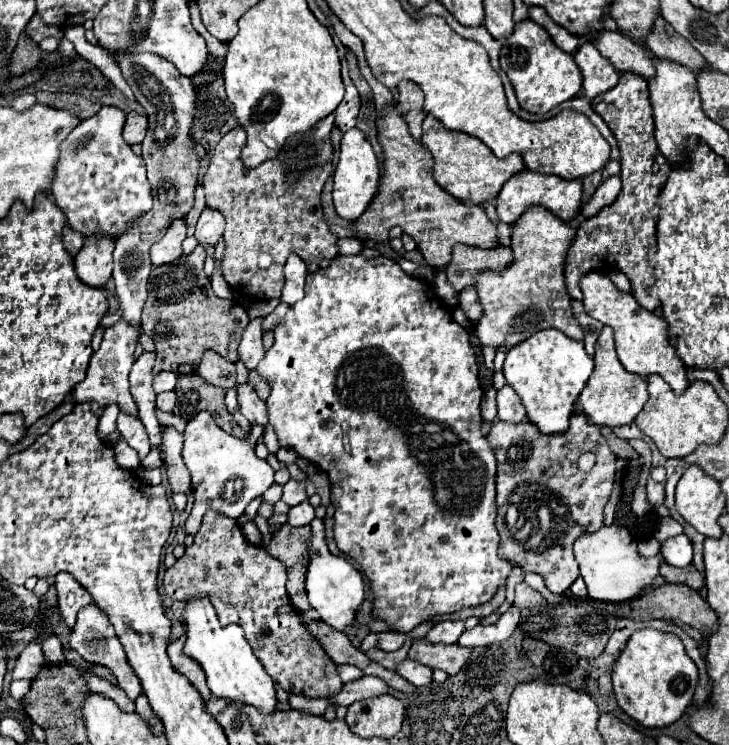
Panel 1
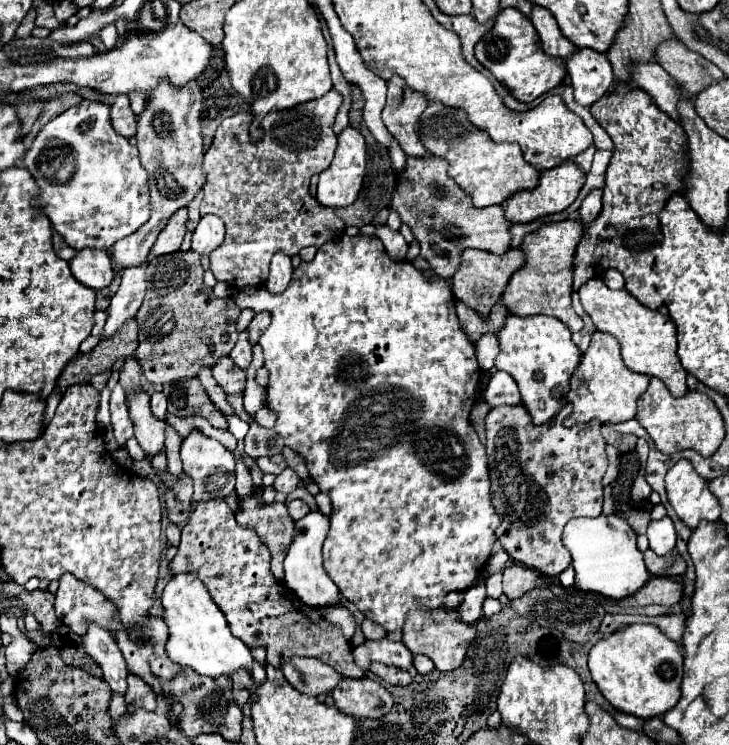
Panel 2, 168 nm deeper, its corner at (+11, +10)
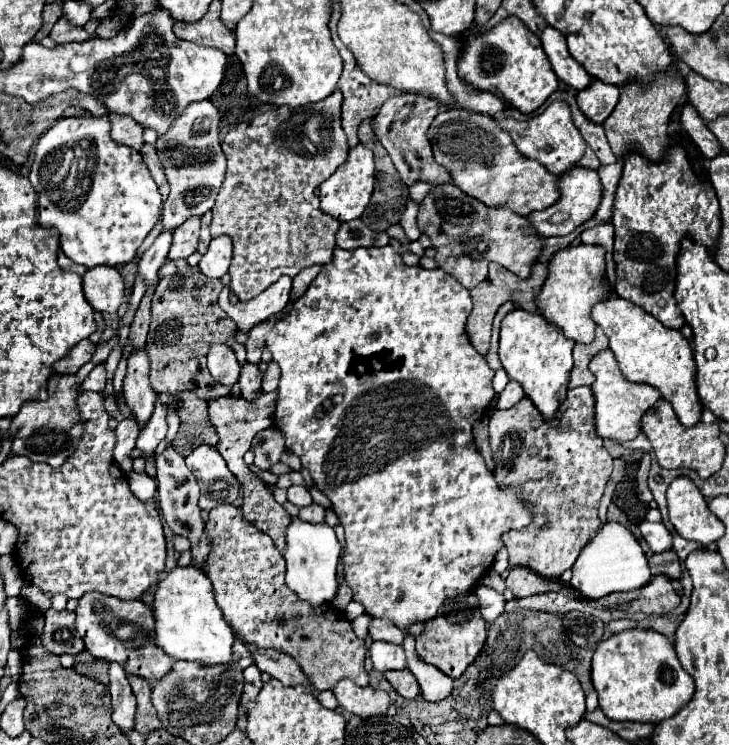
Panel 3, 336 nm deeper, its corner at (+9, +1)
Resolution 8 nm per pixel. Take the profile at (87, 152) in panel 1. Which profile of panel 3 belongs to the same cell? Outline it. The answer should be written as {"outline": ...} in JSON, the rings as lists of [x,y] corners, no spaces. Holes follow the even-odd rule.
{"outline":[[[70,117],[54,123],[36,145],[30,183],[38,193],[38,221],[42,227],[56,227],[60,231],[60,247],[74,261],[84,267],[120,267],[136,257],[138,247],[158,221],[160,193],[142,159],[142,155],[128,145],[120,145],[110,137],[108,117]]]}

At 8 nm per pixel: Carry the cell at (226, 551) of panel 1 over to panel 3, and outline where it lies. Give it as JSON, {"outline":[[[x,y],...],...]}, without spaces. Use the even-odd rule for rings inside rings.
{"outline":[[[218,505],[210,511],[210,519],[206,523],[206,535],[212,539],[212,553],[206,561],[206,575],[214,585],[214,597],[218,607],[222,609],[226,621],[236,631],[238,639],[246,643],[254,643],[262,649],[274,647],[288,655],[292,655],[302,671],[306,673],[310,685],[316,691],[334,689],[340,679],[352,679],[356,685],[368,685],[368,671],[364,669],[366,659],[366,643],[356,637],[352,623],[344,612],[337,610],[331,603],[324,603],[318,607],[310,607],[310,603],[302,603],[284,583],[284,569],[282,569],[282,555],[274,547],[274,541],[258,531],[254,523],[246,521],[240,507],[234,505]]]}

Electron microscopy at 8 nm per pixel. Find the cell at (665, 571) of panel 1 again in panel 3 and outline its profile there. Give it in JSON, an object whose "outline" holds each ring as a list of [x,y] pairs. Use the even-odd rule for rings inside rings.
{"outline":[[[672,549],[658,553],[658,555],[652,555],[650,557],[650,569],[652,569],[652,575],[666,575],[670,579],[678,579],[682,573],[680,559]]]}

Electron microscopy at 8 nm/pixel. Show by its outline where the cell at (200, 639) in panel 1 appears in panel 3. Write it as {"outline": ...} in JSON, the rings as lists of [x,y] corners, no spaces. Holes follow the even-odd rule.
{"outline":[[[174,567],[154,591],[152,615],[156,621],[154,643],[166,651],[172,659],[200,661],[204,665],[226,665],[234,663],[232,659],[232,641],[234,633],[226,623],[220,607],[214,601],[212,583],[208,575],[194,567]]]}

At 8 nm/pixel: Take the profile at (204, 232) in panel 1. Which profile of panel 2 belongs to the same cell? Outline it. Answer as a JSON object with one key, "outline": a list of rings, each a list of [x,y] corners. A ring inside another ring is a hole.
{"outline":[[[206,214],[200,218],[196,230],[192,232],[192,250],[198,254],[210,254],[220,242],[224,240],[224,222],[214,216]]]}

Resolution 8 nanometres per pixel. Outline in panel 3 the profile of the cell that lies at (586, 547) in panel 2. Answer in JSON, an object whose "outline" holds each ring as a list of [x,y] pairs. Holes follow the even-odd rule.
{"outline":[[[606,523],[596,537],[582,549],[580,557],[576,559],[572,567],[572,581],[570,585],[584,593],[588,599],[600,599],[610,593],[628,593],[628,591],[638,591],[642,589],[648,581],[652,579],[646,555],[636,541],[636,537],[622,527],[620,523]],[[600,539],[602,543],[602,565],[600,565]]]}

